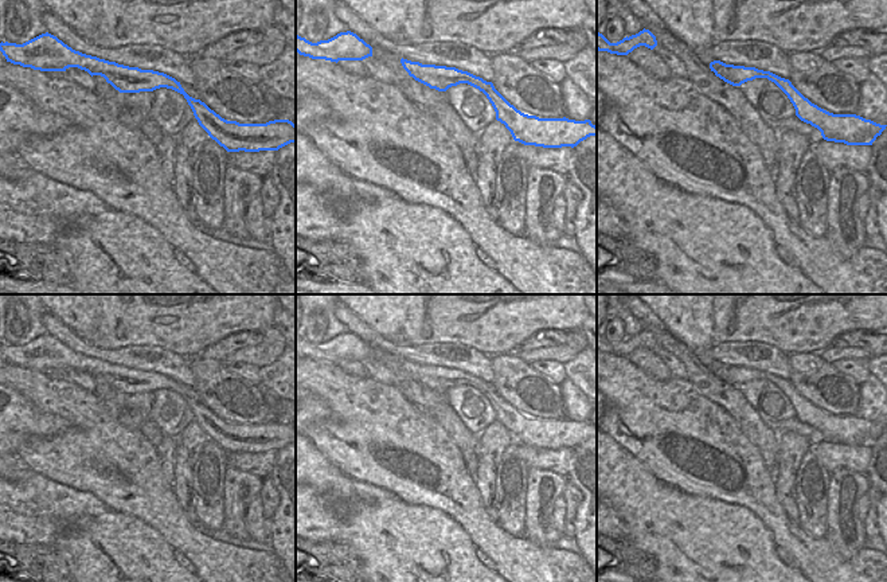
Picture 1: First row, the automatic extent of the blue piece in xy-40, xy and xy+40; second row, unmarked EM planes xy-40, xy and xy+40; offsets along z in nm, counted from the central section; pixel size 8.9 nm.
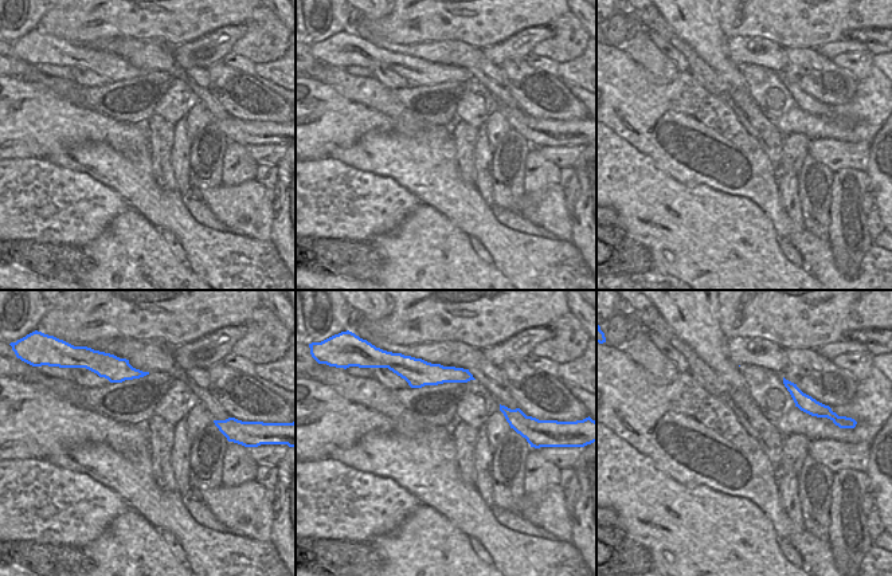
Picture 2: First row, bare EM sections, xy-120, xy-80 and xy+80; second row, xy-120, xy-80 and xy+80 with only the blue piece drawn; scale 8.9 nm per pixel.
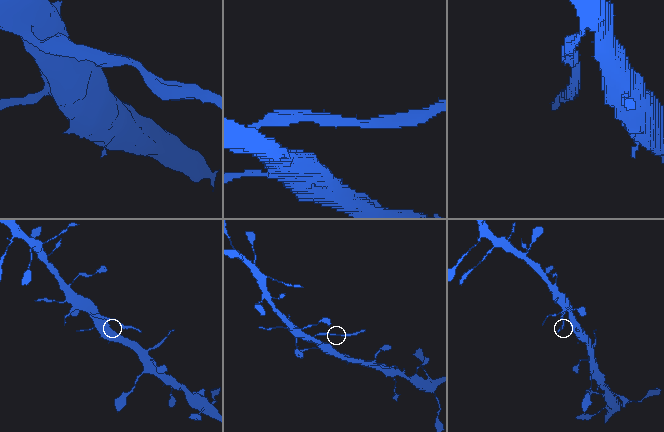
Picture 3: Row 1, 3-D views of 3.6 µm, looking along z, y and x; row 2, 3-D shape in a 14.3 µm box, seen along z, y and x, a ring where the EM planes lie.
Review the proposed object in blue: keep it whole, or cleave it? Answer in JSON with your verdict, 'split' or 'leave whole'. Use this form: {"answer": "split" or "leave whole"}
{"answer": "leave whole"}

